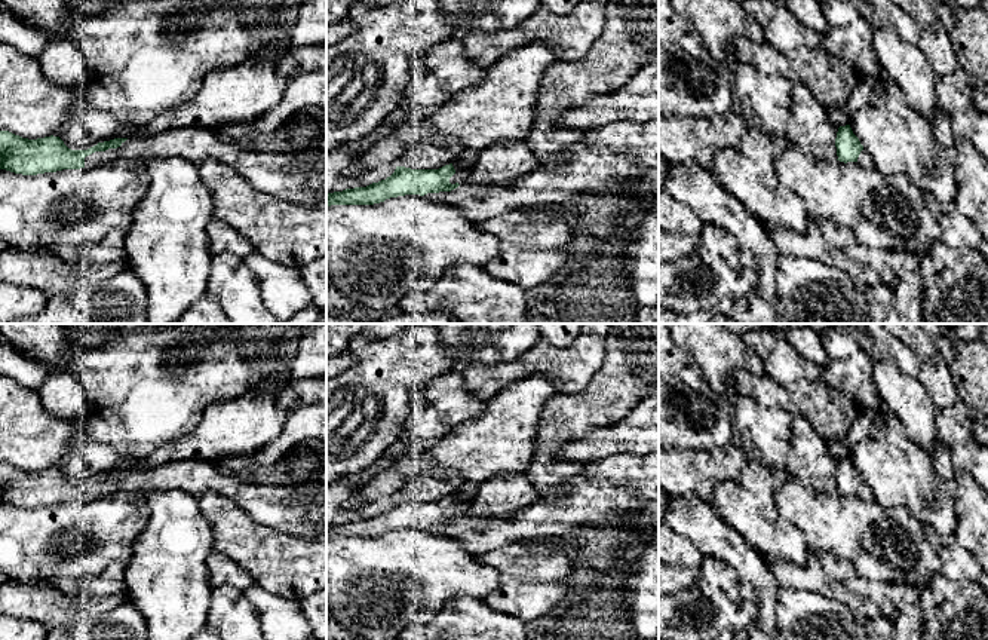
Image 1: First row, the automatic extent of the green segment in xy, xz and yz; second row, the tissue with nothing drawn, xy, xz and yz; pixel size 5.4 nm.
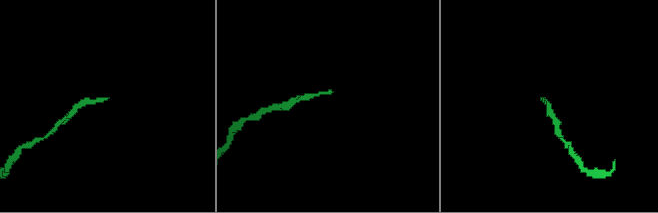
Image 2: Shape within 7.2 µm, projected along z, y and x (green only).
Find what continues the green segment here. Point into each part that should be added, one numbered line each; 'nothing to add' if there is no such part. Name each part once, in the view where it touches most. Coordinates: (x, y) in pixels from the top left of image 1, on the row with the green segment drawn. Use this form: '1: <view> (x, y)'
1: xy (300, 177)

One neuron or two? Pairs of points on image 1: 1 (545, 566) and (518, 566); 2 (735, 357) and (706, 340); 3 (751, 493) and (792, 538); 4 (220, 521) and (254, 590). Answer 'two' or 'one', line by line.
1: one
2: one
3: one
4: two

